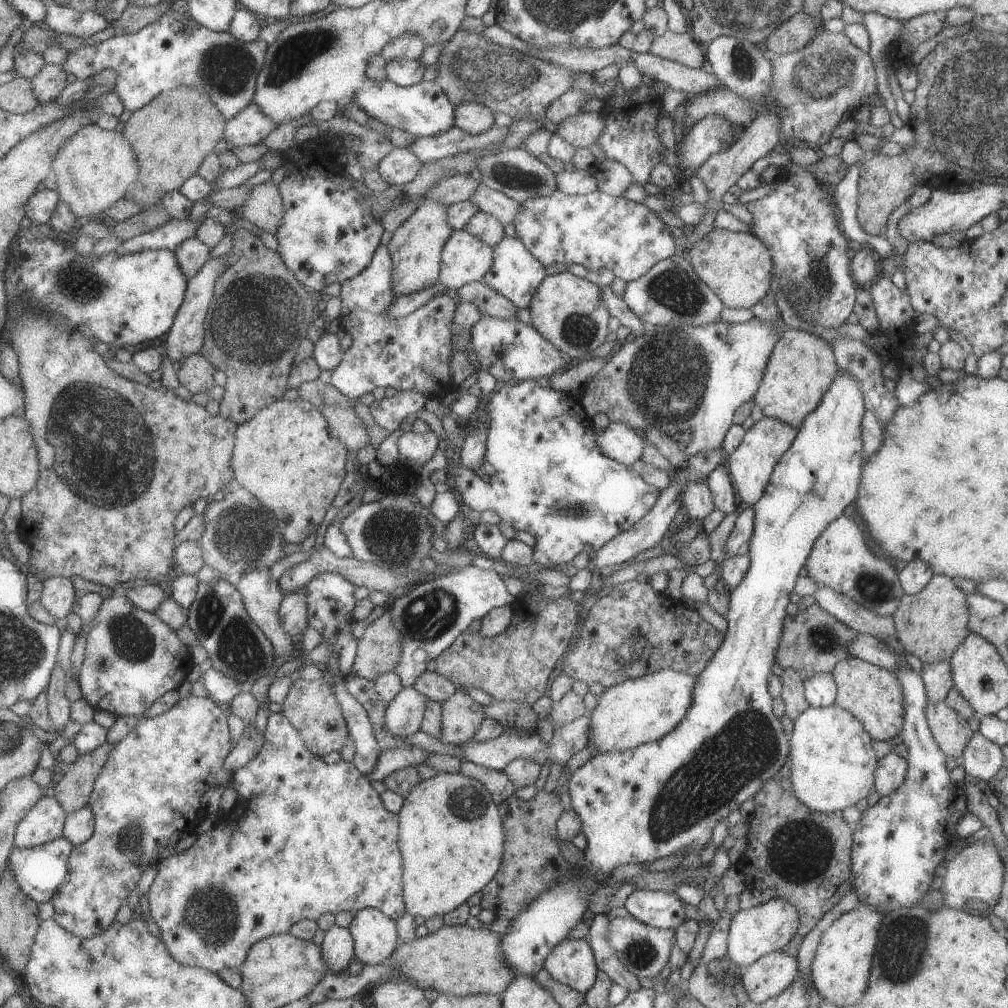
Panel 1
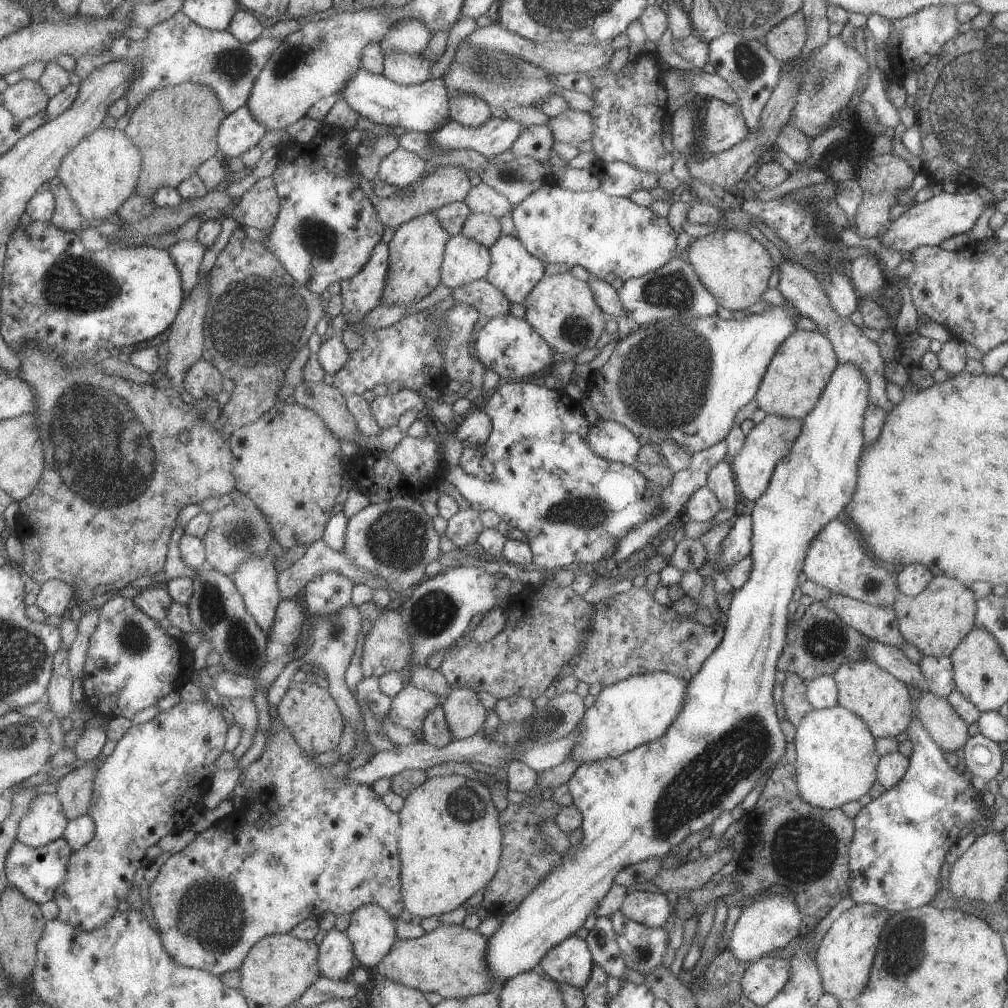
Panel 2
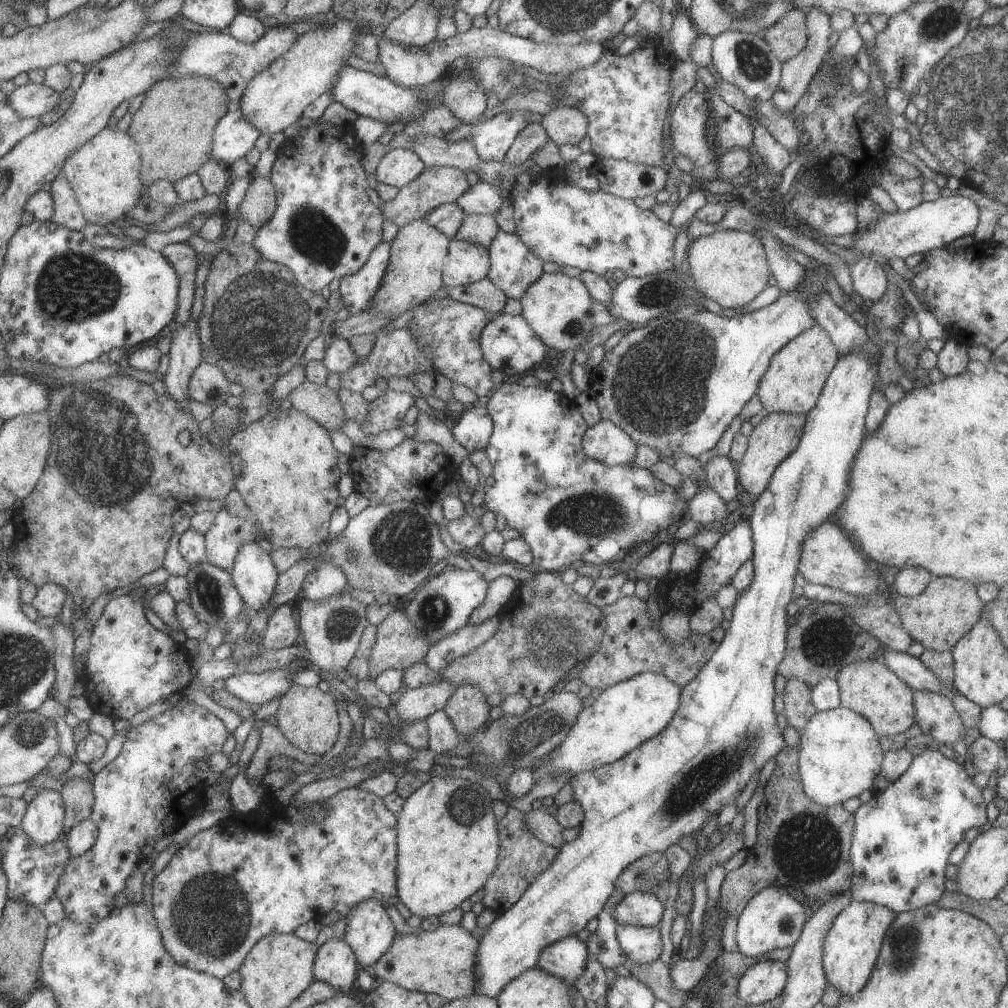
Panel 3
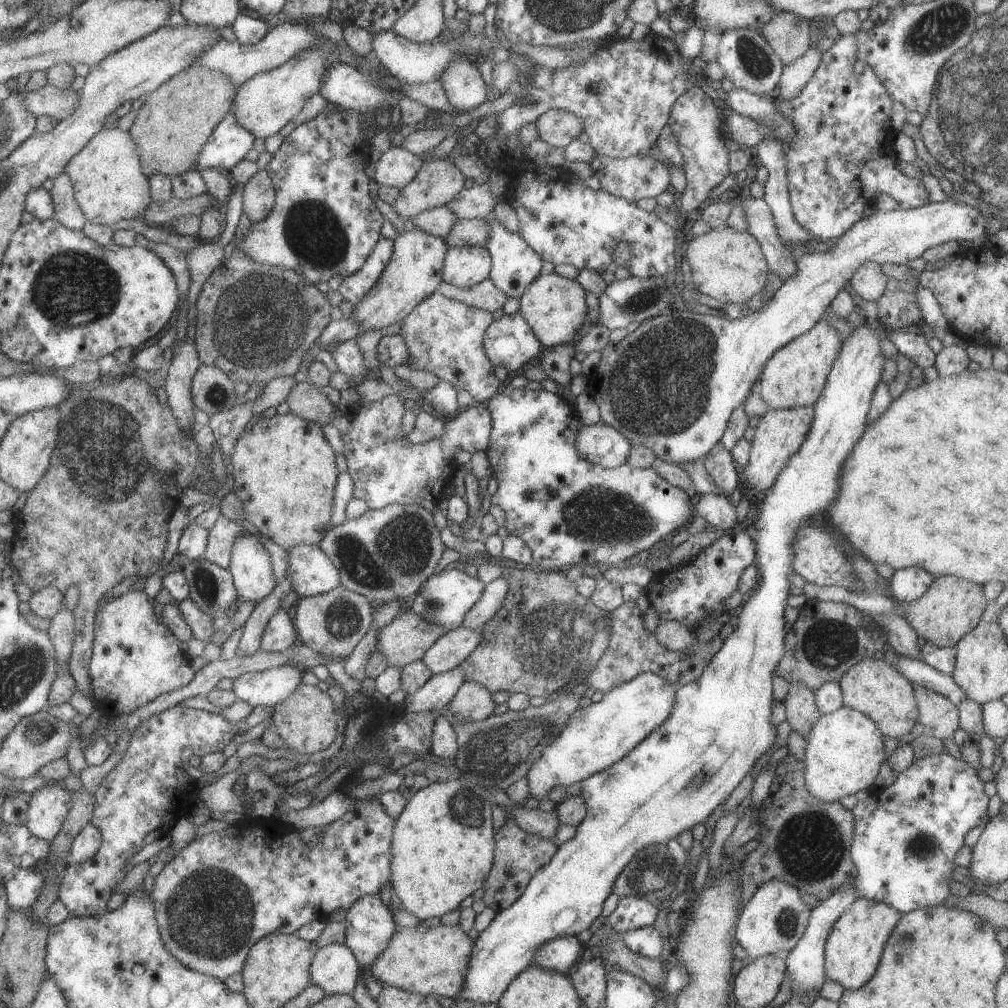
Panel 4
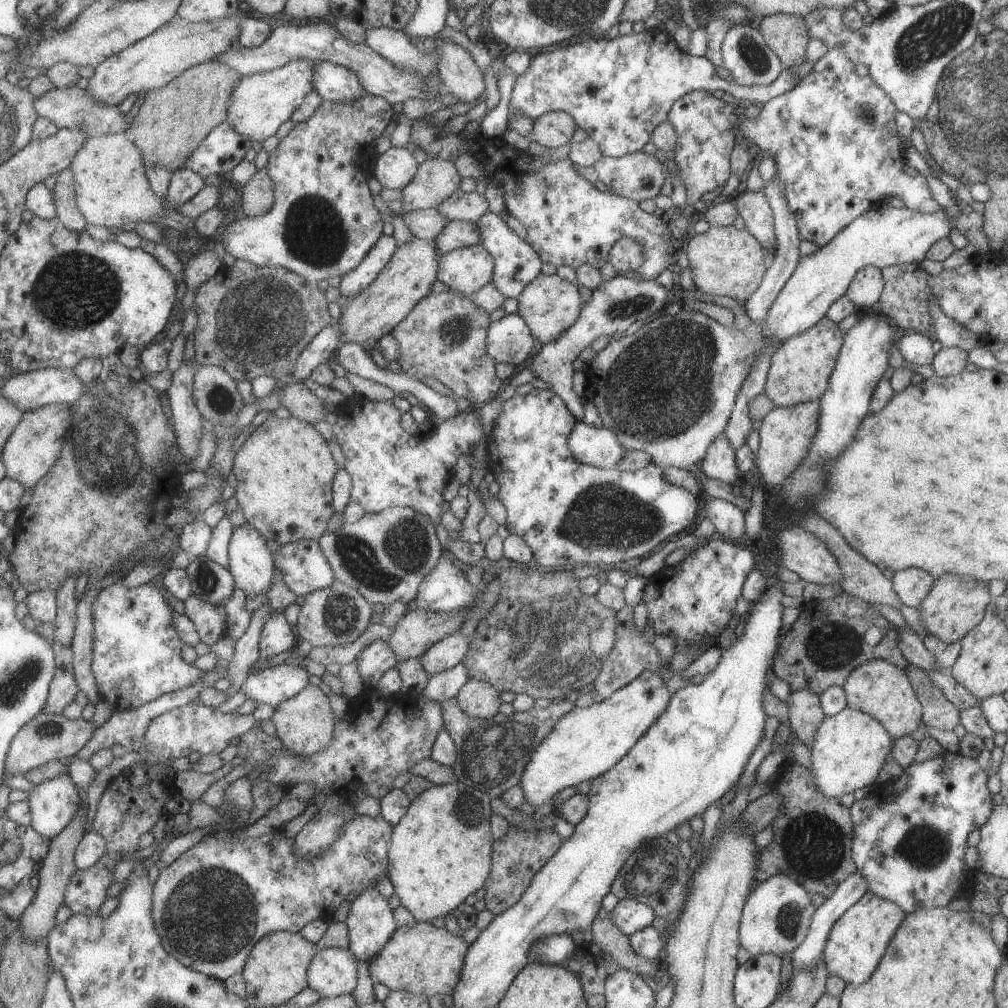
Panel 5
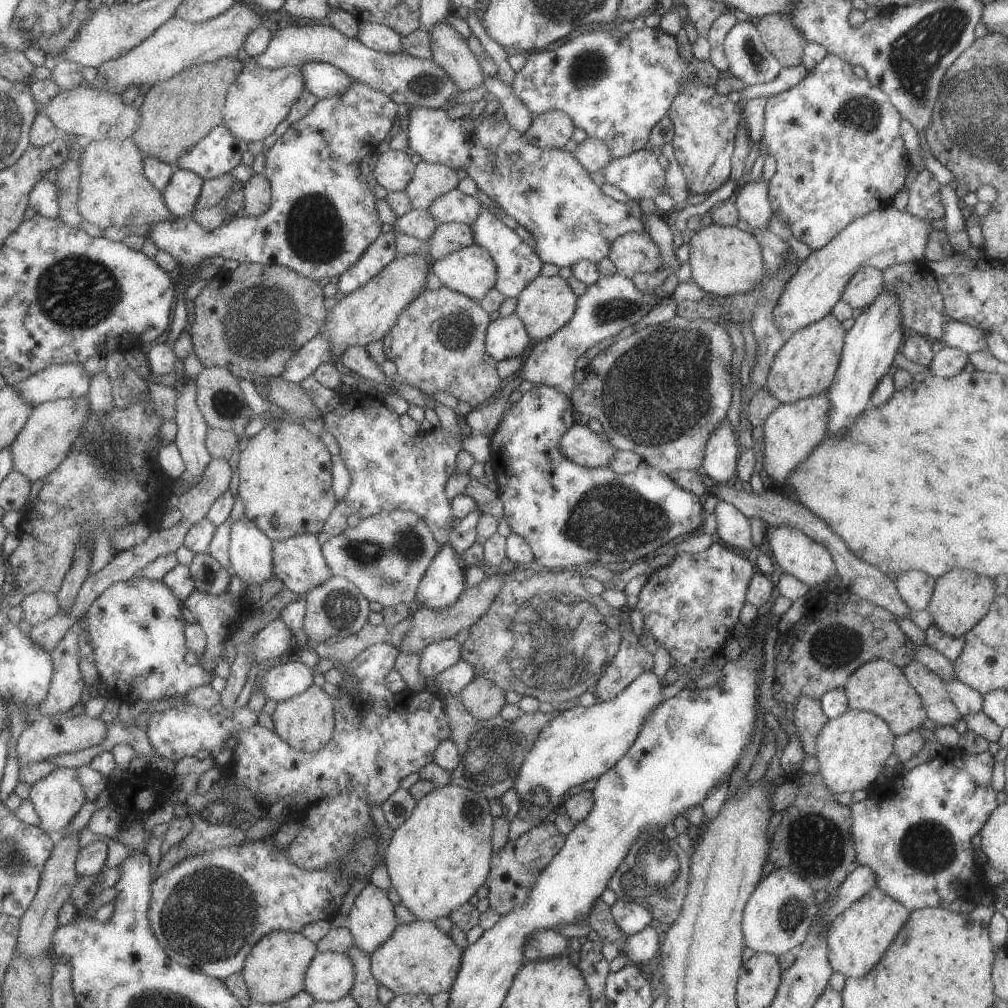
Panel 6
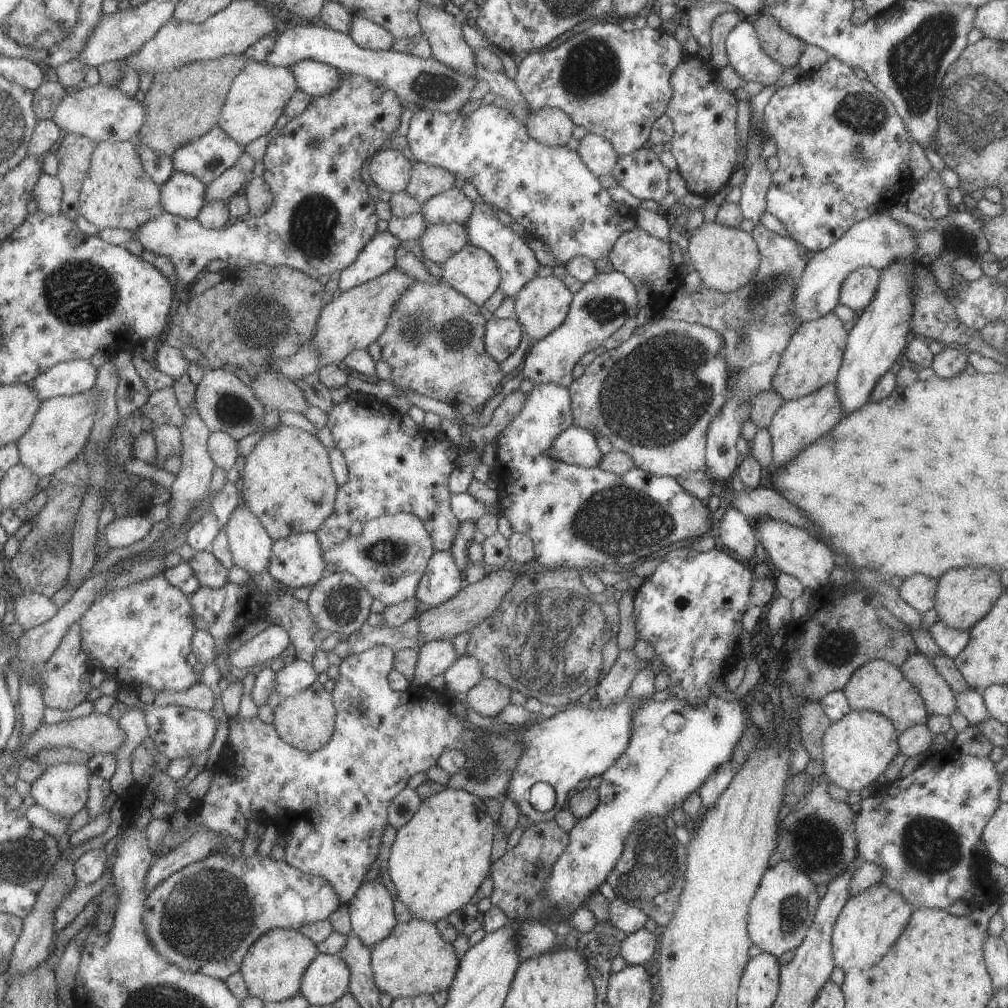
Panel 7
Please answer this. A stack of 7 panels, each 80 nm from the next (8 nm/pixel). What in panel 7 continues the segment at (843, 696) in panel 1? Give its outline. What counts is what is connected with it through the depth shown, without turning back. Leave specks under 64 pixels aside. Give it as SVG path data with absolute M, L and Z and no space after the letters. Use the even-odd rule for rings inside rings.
M881 659L864 662L842 688L850 710L870 710L887 717L900 734L906 728L925 723L929 712L918 690L907 682L899 667Z

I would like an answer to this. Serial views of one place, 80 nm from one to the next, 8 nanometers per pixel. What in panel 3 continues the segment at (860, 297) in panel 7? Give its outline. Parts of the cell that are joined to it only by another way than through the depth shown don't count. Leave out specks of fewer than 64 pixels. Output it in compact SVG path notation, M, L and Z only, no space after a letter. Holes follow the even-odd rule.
M863 257L852 264L852 289L860 300L869 299L874 302L883 296L889 282L882 267L869 257Z

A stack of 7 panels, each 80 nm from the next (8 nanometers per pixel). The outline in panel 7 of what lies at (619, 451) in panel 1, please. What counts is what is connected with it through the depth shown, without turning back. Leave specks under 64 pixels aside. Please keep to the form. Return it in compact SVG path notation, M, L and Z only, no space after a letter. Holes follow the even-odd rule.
M573 425L553 438L548 454L555 461L578 467L597 467L603 456L595 437L584 428Z

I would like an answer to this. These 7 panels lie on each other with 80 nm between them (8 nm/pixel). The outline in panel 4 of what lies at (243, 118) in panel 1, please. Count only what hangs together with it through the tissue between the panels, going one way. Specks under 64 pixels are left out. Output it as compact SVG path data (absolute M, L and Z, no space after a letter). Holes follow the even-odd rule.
M227 113L195 157L194 169L217 169L227 174L251 149L253 140L254 135L239 126L233 114Z

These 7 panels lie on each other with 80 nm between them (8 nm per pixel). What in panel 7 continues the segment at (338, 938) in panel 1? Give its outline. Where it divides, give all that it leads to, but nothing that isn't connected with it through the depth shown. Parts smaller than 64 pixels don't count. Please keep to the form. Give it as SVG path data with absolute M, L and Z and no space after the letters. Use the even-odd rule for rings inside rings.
M318 954L300 976L298 994L310 1005L328 1005L348 991L349 969L336 955Z

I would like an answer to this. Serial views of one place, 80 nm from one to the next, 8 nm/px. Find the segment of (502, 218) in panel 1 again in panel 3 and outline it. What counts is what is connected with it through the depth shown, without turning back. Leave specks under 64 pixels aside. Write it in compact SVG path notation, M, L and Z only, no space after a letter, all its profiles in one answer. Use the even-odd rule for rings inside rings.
M478 180L474 185L467 187L453 203L465 215L493 215L503 199L493 185Z

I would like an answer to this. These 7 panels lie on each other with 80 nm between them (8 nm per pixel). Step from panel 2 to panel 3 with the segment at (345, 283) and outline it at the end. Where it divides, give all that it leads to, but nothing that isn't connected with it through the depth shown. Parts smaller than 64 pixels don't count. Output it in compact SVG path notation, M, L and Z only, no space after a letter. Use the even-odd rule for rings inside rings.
M381 241L355 274L340 279L338 293L349 315L356 315L367 308L375 294L390 257L390 242Z

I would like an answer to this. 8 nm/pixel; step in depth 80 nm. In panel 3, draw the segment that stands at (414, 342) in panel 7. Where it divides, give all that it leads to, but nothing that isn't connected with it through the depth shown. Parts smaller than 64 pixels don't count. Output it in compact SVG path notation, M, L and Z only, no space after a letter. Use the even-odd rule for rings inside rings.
M449 297L429 298L413 308L413 316L407 326L415 339L416 346L431 361L432 370L447 380L463 385L477 396L485 396L493 390L489 373L492 368L484 360L479 337L483 327L491 320L482 308L460 303Z

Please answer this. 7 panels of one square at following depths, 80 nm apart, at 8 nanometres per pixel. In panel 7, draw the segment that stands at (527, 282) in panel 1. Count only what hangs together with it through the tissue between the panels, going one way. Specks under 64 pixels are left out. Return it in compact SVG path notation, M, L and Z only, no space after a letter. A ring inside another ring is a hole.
M481 200L473 202L473 208L469 218L463 226L466 230L467 242L474 247L483 249L491 258L496 260L499 269L500 281L498 288L502 290L507 297L514 297L518 290L533 277L536 276L537 261L533 257L533 252L527 247L526 240L519 238L517 233L510 227L504 226L493 212L490 204Z

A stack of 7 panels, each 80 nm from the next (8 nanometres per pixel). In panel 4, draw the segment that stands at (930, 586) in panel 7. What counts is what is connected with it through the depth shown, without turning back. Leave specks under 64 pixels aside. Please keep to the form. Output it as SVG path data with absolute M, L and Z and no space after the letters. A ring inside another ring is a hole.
M907 567L897 569L888 580L891 596L898 603L917 600L933 582L934 576L922 568Z

